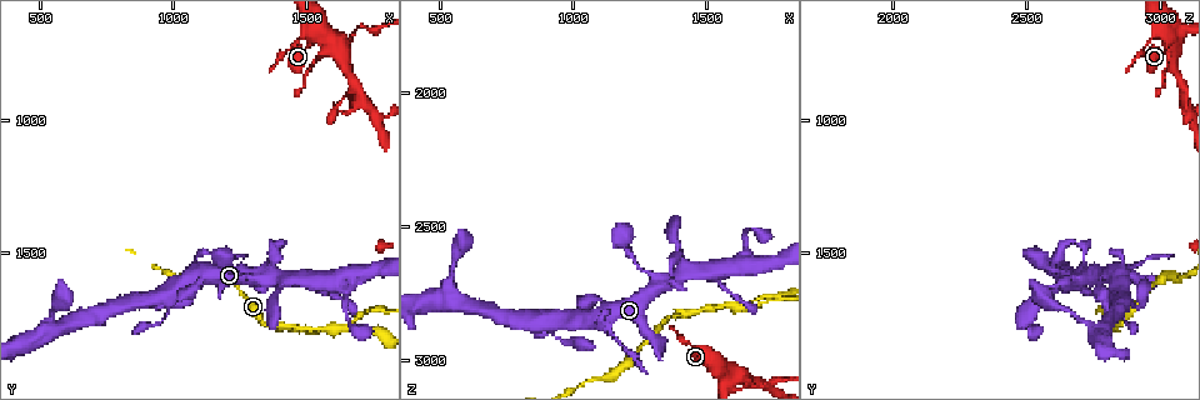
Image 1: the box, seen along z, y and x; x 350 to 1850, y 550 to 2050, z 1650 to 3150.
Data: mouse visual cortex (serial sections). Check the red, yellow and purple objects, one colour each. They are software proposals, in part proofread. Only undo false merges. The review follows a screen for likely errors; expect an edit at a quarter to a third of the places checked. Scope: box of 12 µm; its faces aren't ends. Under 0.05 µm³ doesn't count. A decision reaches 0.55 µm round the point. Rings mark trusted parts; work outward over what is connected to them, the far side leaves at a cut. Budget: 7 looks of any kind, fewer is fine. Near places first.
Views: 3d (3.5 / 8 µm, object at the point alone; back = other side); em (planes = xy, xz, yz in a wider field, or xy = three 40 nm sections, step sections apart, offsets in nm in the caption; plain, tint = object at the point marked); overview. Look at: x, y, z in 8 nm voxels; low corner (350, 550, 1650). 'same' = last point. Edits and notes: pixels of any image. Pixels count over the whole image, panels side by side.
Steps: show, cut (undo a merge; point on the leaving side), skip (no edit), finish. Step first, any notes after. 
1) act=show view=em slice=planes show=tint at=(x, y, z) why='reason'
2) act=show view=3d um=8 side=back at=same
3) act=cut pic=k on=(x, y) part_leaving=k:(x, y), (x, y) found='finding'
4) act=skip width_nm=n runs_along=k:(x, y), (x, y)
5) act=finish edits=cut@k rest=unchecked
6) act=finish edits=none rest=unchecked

act=show view=3d um=3.5 at=(1650, 1780, 2800) why='thick turns thin'

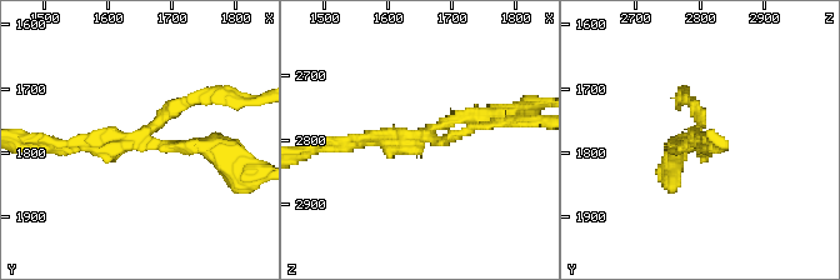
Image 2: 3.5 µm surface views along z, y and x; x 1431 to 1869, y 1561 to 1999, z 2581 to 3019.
act=show view=em slice=xy step=5 show=tint at=(1650, 1775, 2800) arms=3 arm_widths_nm=150,150,200 why='shape alone is not enough'

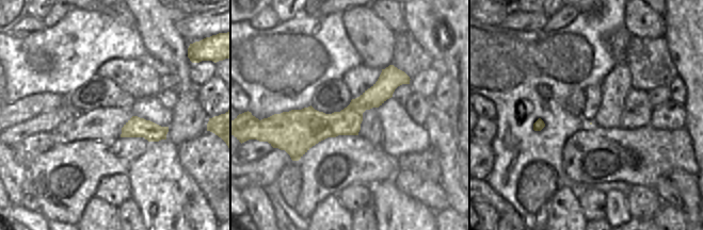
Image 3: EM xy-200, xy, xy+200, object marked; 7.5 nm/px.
act=skip runs_along=3:(406, 79), (342, 122), (280, 124) found='continuous, no second cell'

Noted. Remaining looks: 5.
act=show view=3d um=3.5 at=(1360, 1460, 2690) why='sharp bend'

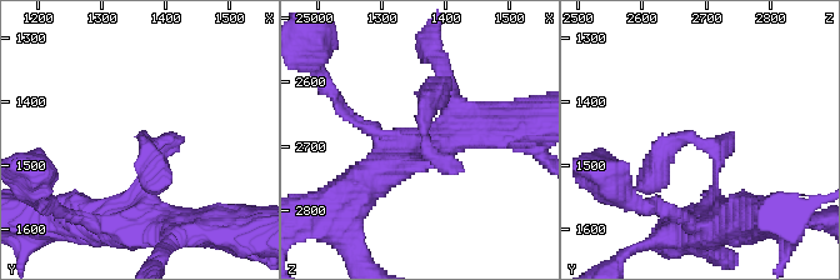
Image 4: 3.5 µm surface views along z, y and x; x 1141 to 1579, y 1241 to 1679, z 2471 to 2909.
act=show view=em slice=xy step=5 show=tint at=(1365, 1460, 2680)

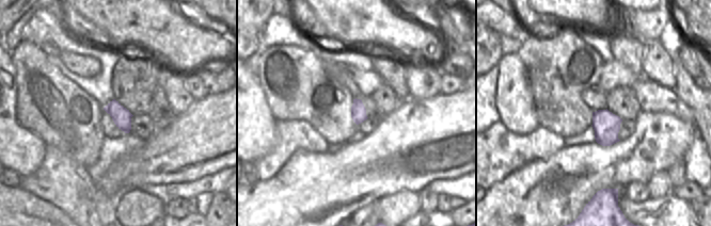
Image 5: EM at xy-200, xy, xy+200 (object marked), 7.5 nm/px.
act=skip found='one cell here'

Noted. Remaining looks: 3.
act=show view=3d um=3.5 at=(1550, 680, 3030) why='a fork'

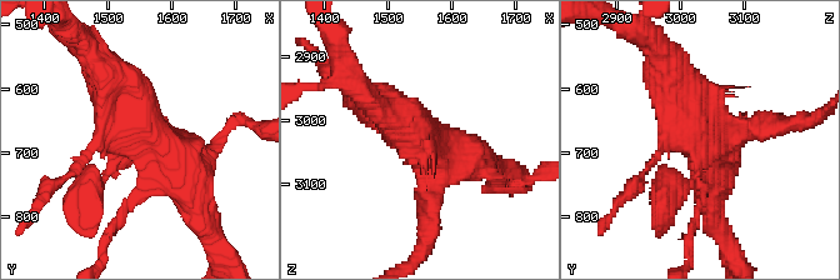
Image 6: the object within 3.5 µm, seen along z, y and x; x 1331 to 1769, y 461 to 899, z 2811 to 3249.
act=show view=em slice=xy step=5 show=tint at=(1545, 680, 3035) why='shape alone is not enough'

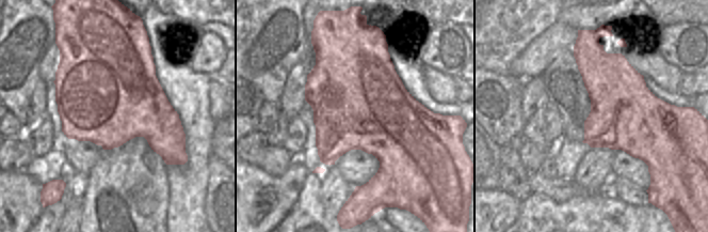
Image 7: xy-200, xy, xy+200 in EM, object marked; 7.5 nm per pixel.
act=skip found='one cell here'

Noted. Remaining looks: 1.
act=finish edits=none rest=unchecked

